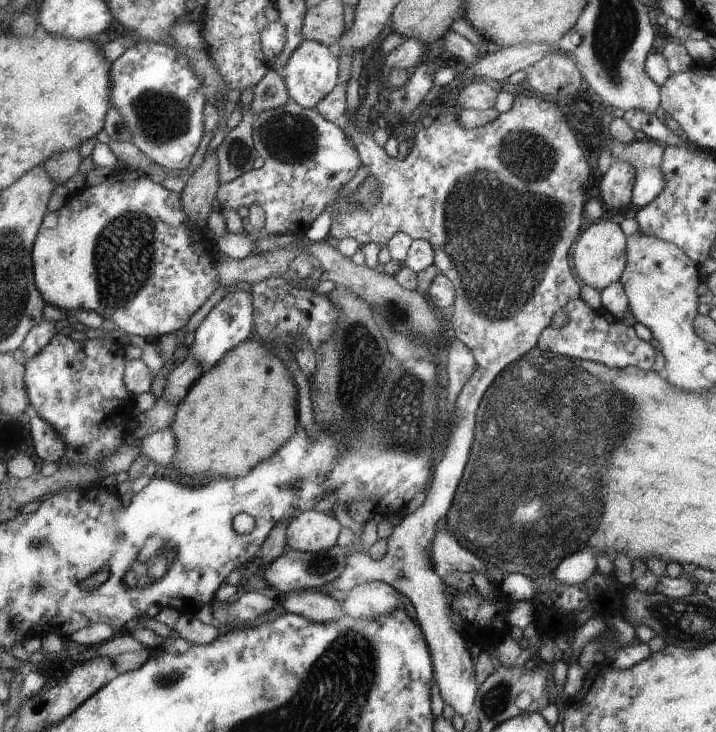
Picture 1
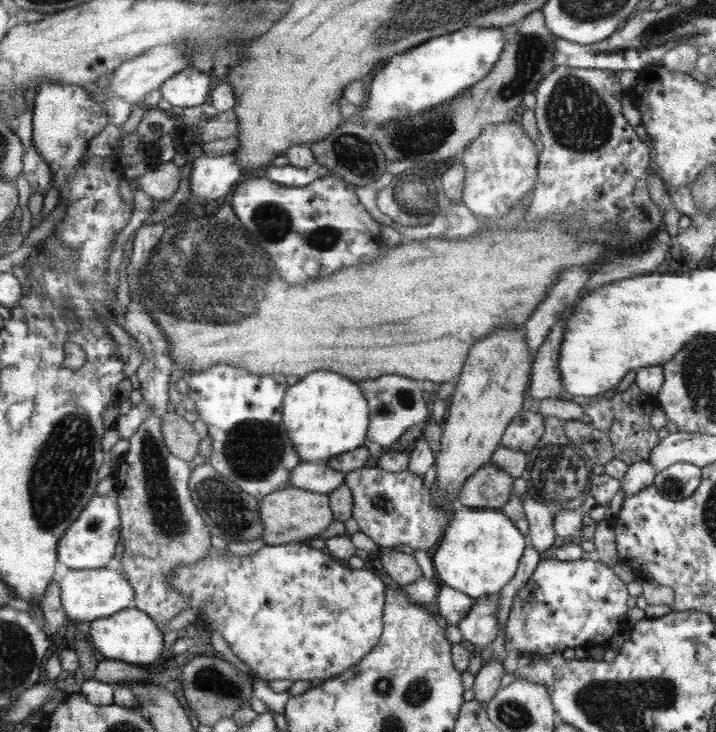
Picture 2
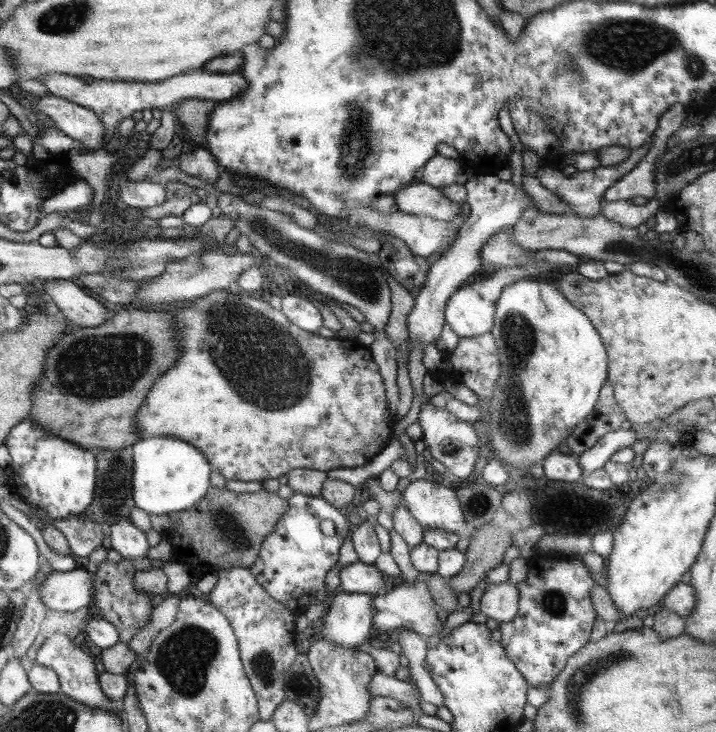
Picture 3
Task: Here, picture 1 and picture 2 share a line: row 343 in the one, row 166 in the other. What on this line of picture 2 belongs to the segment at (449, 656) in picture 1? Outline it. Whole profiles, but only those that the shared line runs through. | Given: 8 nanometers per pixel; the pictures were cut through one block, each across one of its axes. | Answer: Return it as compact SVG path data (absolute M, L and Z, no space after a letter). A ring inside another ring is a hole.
M512 120L498 123L497 125L485 125L482 131L466 145L457 161L463 170L465 178L462 186L460 200L470 209L471 214L480 217L502 217L515 202L522 202L529 196L537 180L538 150L540 145L535 145L527 133L517 128Z

